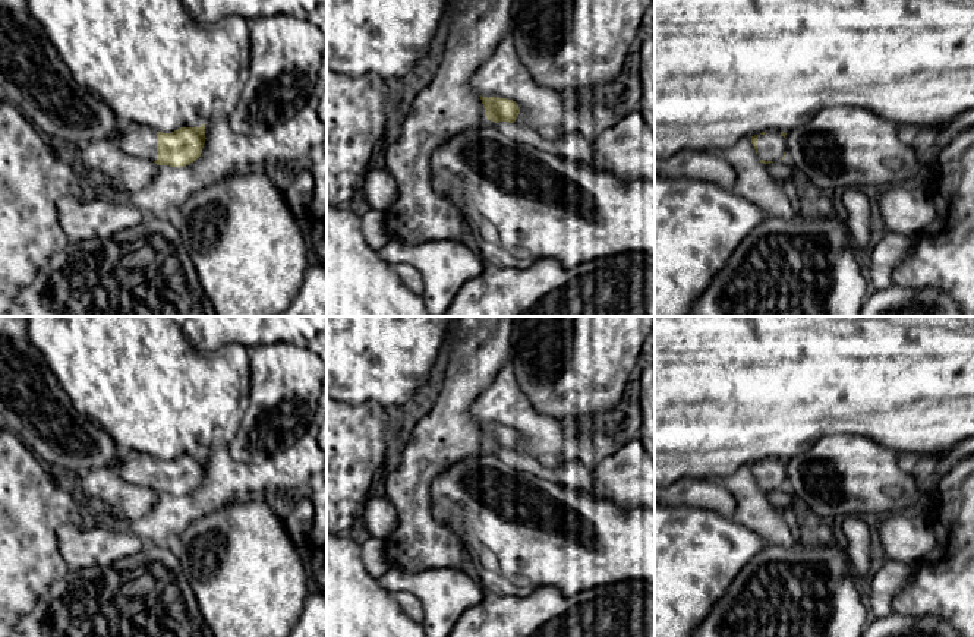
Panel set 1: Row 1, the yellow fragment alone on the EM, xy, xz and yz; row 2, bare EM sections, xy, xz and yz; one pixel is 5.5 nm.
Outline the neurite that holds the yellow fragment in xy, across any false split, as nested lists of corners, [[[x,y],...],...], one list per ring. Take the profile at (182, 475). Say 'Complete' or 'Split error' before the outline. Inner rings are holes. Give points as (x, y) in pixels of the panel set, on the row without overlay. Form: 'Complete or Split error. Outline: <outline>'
Split error. Outline: [[[124,452],[116,464],[116,473],[130,483],[152,488],[157,493],[180,496],[201,485],[205,467],[205,452],[180,455],[171,461]]]

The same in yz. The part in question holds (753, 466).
Split error. Outline: [[[766,458],[760,463],[751,464],[751,472],[756,482],[763,492],[781,489],[785,485],[785,463],[778,458]]]

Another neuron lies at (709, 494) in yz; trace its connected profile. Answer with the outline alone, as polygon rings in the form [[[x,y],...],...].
[[[684,477],[669,486],[655,485],[655,502],[712,510],[724,518],[732,518],[737,507],[732,493],[718,480],[696,477]]]

